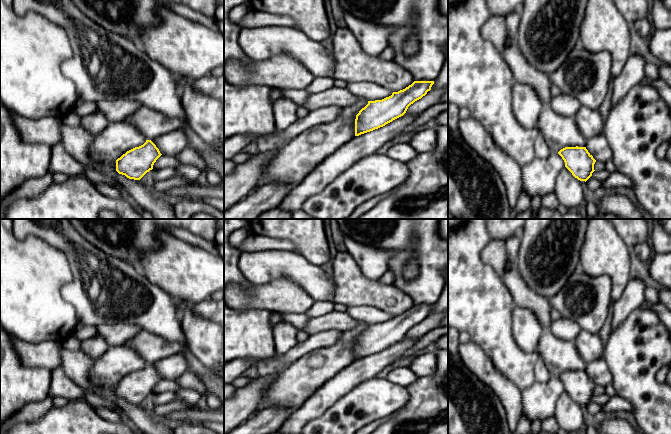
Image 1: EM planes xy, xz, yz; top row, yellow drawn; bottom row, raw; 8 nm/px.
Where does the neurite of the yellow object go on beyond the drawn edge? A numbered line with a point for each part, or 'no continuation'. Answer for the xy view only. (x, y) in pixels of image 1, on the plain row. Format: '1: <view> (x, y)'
no continuation

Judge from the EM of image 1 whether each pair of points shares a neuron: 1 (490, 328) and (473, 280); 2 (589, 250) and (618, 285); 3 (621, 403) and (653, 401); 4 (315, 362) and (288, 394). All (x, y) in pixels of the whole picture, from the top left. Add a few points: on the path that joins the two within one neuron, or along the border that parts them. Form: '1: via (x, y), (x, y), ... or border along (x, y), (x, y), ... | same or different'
1: via (487, 316), (483, 307), (473, 297), (473, 292) | same
2: via (598, 258), (616, 276) | same
3: border along (617, 394), (631, 403), (633, 407), (631, 412) | different
4: via (311, 370), (295, 386) | same

